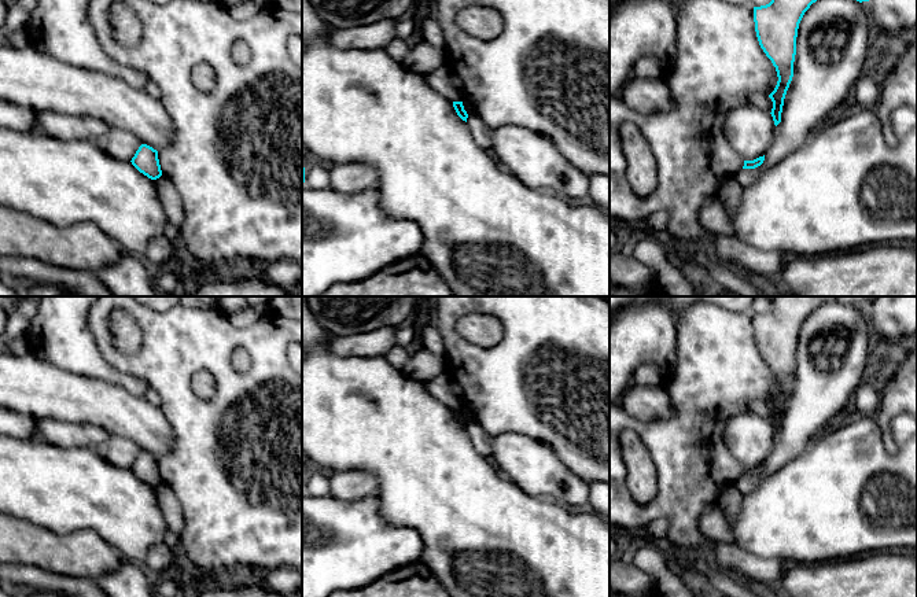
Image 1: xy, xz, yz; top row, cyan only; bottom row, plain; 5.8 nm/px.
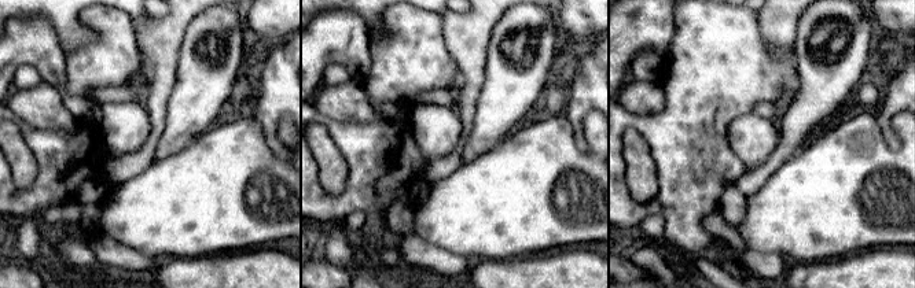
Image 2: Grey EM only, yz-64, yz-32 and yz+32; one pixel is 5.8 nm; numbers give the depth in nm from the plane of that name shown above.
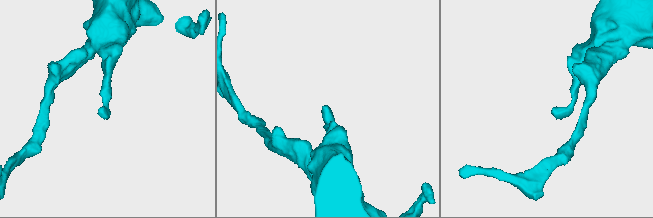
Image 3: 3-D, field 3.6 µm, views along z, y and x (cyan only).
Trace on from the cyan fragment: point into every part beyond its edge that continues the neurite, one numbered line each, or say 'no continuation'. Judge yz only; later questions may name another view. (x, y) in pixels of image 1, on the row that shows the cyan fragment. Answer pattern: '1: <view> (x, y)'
no continuation

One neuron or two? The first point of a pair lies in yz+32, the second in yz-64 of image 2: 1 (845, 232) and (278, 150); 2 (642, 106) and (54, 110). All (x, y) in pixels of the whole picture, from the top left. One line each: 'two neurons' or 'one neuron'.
1: two neurons
2: one neuron

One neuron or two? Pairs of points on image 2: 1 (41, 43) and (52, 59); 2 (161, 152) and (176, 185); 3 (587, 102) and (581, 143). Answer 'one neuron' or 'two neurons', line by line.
1: one neuron
2: two neurons
3: one neuron

